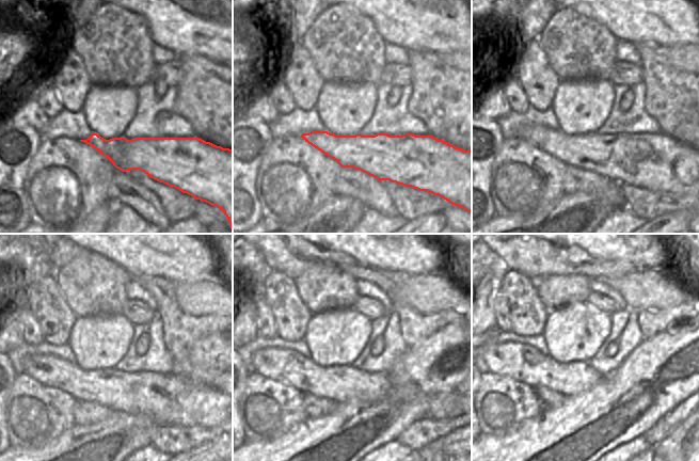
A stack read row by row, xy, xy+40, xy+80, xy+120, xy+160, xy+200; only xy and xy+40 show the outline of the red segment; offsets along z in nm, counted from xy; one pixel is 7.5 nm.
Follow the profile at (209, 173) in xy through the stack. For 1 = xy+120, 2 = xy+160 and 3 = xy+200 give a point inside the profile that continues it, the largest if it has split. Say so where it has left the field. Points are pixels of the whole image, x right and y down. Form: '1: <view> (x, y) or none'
1: xy+120 (171, 399)
2: xy+160 (339, 383)
3: xy+200 (523, 363)

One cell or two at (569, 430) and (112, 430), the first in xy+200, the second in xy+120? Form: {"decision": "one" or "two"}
{"decision": "one"}

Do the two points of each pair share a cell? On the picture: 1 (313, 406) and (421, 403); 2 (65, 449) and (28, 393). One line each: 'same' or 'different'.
1: different
2: different

